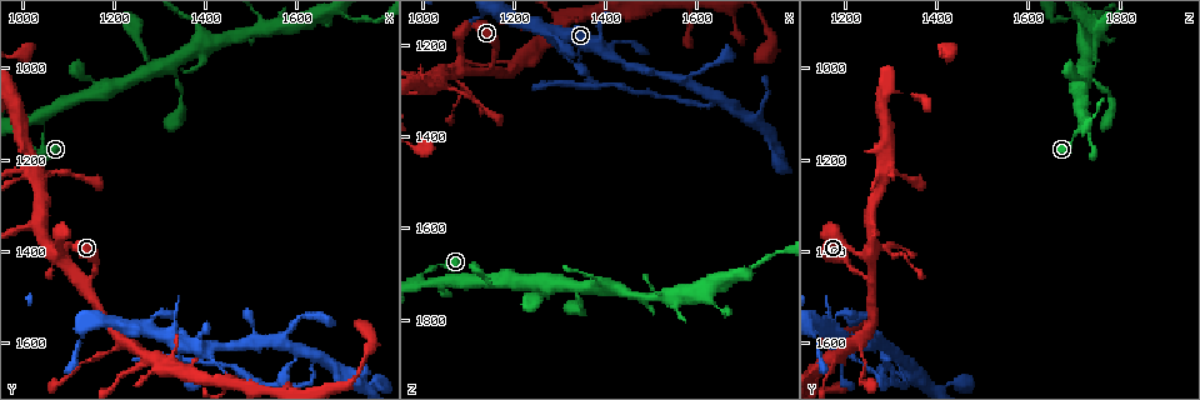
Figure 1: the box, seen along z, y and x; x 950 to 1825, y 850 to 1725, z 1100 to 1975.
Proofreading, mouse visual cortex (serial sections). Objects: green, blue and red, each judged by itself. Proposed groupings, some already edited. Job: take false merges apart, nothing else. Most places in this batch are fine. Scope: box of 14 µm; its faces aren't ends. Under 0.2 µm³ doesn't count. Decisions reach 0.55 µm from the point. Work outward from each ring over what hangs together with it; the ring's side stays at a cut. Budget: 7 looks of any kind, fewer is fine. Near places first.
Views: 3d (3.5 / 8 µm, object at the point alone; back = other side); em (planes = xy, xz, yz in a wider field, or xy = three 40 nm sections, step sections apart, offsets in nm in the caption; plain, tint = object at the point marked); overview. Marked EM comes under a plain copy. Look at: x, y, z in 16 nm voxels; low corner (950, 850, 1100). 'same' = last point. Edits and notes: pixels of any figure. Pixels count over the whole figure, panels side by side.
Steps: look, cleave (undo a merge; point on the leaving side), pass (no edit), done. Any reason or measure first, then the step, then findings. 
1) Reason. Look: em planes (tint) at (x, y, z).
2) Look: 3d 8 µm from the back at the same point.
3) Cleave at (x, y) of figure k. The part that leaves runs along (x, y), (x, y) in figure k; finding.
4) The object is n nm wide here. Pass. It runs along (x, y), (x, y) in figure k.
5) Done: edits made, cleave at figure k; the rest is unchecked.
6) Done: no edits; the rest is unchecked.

Sharp bend. Look: 3d 3.5 µm from the back at (1635, 1685, 1330).

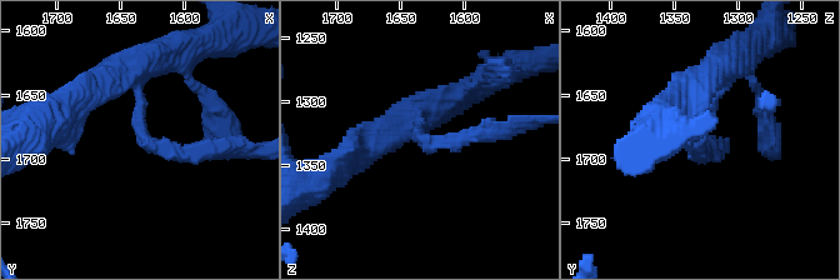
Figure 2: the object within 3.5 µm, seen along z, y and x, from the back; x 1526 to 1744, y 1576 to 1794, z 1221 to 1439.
The arms are 200, 200 nm wide. Look: em xy step 5 (tint) at (1630, 1686, 1332).

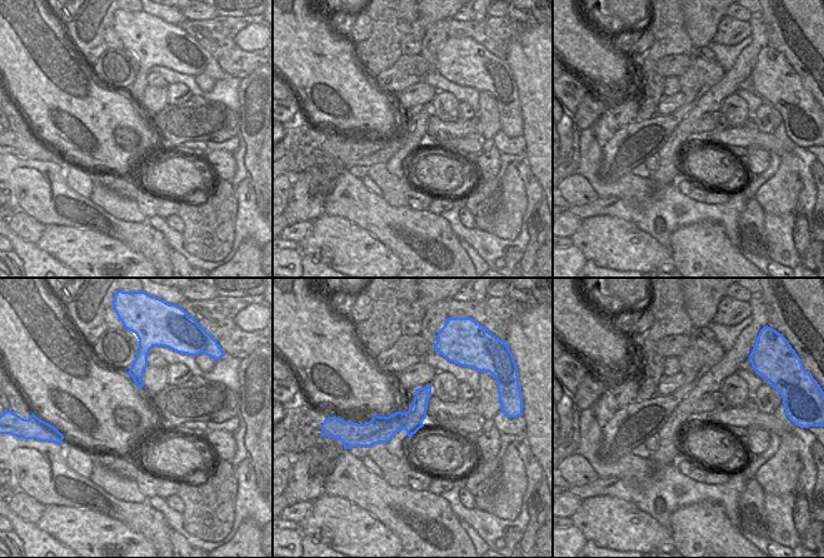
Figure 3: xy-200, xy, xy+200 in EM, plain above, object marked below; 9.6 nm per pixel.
The object is 220 nm wide here. Cleave at (449, 143) of figure 2. The part that leaves runs along (419, 138), (445, 144), (526, 121) in figure 2; two cells meet here.

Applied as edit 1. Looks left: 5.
Look: overview.

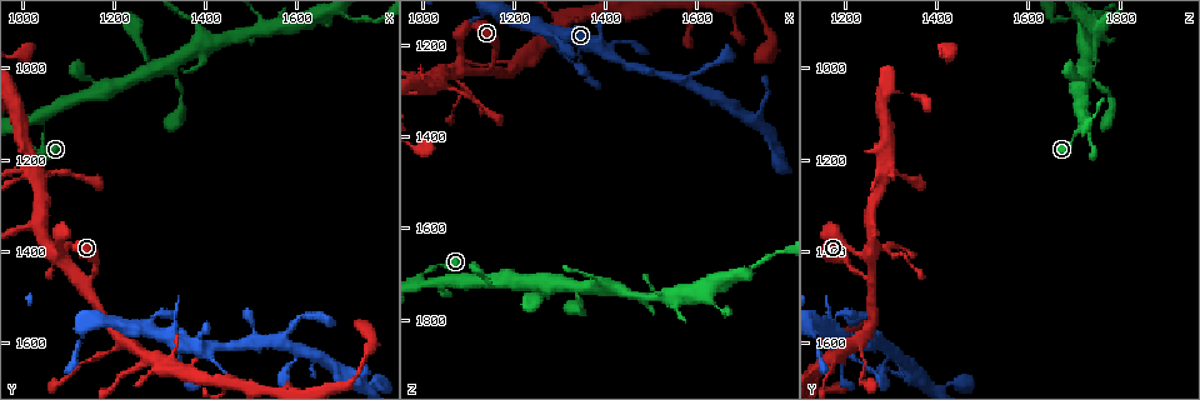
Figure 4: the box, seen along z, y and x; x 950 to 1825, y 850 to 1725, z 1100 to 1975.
Two arms in line, one across. Look: 3d 3.5 µm at (1135, 1475, 1255).

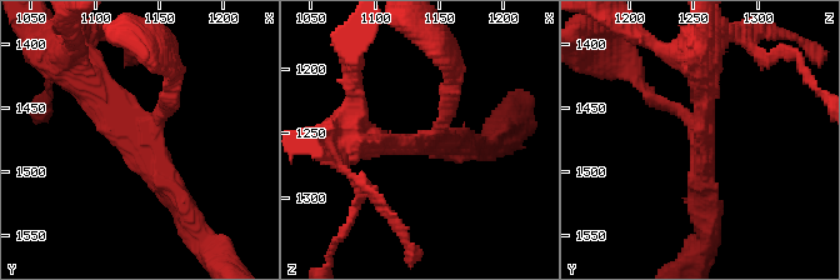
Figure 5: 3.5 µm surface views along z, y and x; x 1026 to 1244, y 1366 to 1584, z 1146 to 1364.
3 arms meet here; the arms are 150, 300, 300 nm wide. Look: em xy step 2 (tint) at (1142, 1470, 1254).

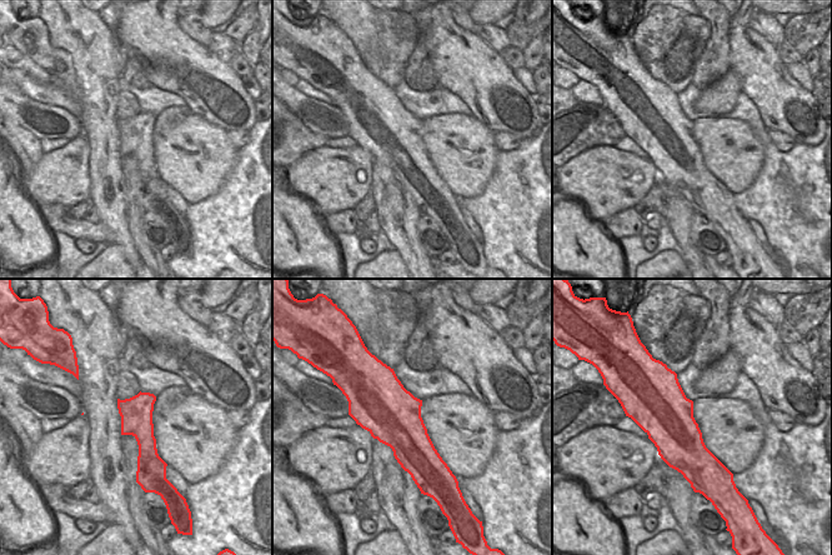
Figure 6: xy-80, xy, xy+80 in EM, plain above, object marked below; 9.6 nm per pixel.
Pass. It runs along (640, 83), (701, 136), (704, 201) in figure 5; all the same cell.

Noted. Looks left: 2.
Three arms meet. Look: 3d 3.5 µm at (1390, 945, 1720).

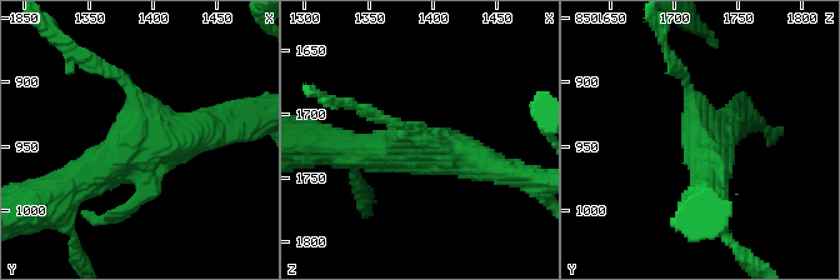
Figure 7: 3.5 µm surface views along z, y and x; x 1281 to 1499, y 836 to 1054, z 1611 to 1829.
Shape alone is not enough. Look: em xy step 5 (tint) at (1388, 942, 1718).

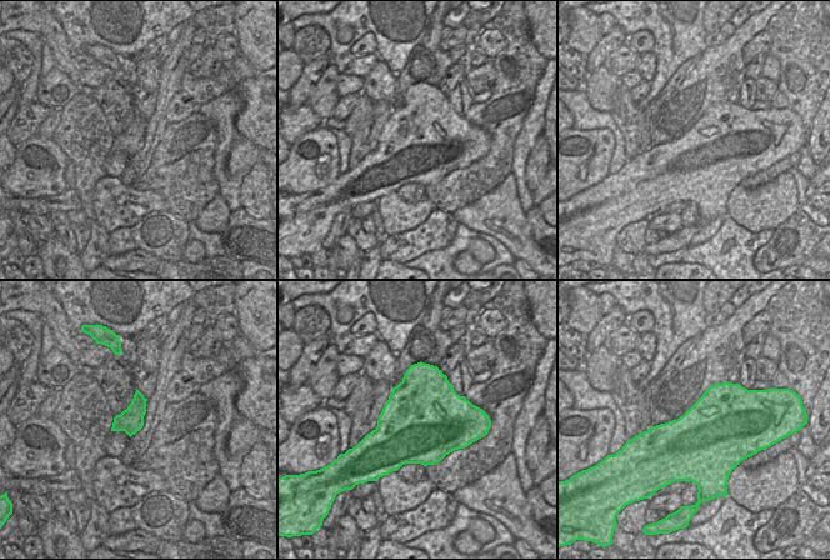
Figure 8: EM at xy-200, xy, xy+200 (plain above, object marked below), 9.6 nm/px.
The object is 800 nm wide here. Pass. It runs along (66, 189), (96, 165), (215, 124) in figure 7; one cell here.

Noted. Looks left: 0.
Done: edits made, cleave at figure 2; the rest is unchecked.

